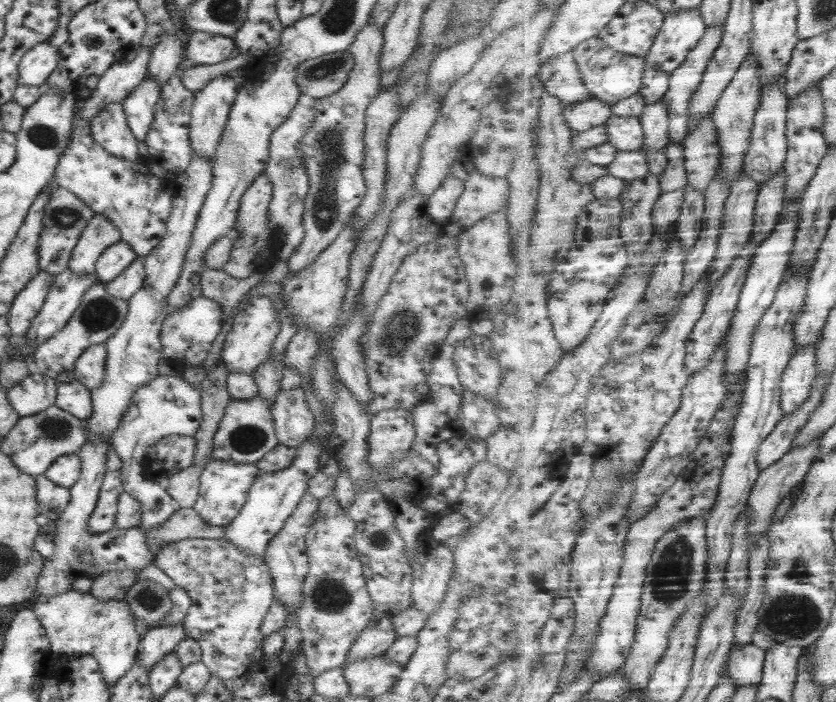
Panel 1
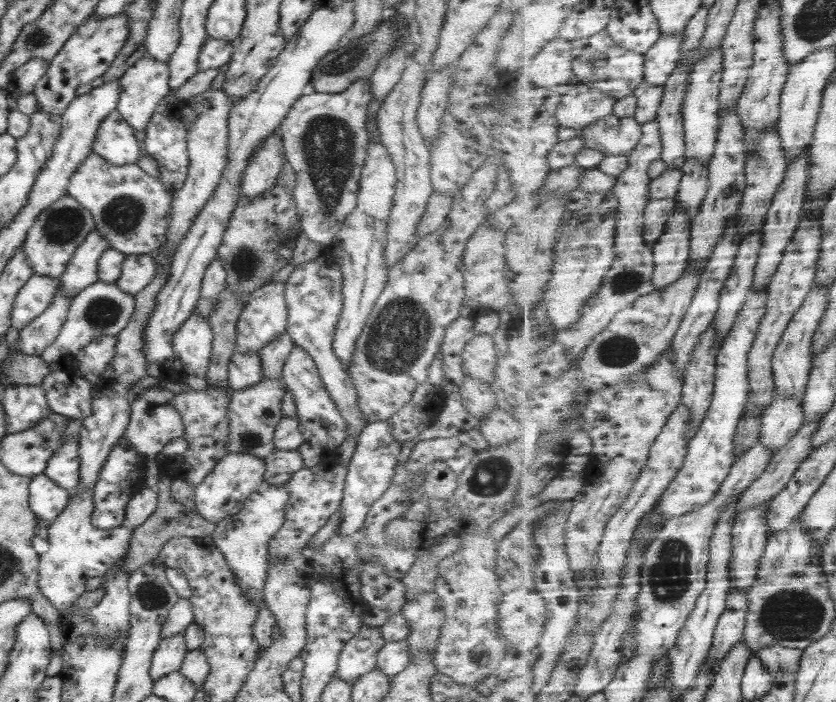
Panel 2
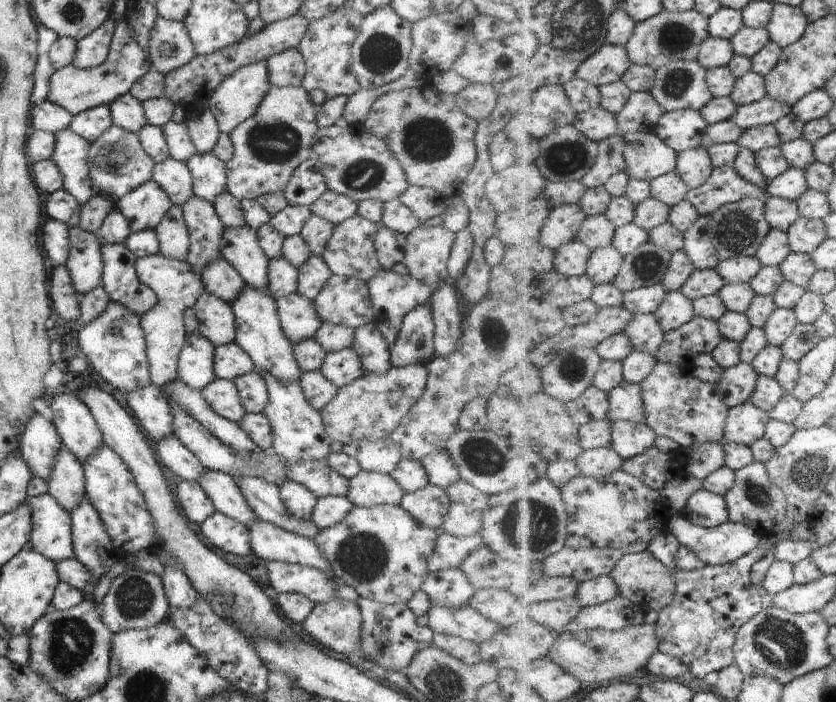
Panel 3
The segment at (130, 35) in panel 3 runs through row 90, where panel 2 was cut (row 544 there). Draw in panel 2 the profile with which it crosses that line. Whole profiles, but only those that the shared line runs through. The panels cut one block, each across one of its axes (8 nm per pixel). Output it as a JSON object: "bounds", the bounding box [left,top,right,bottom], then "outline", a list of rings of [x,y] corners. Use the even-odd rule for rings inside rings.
{"bounds":[37,488,131,611],"outline":[[[76,488],[69,496],[65,508],[47,528],[46,552],[38,556],[37,586],[39,592],[57,611],[69,609],[84,591],[87,578],[104,576],[115,562],[119,562],[128,550],[131,529],[121,526],[116,533],[91,526],[92,488]]]}

